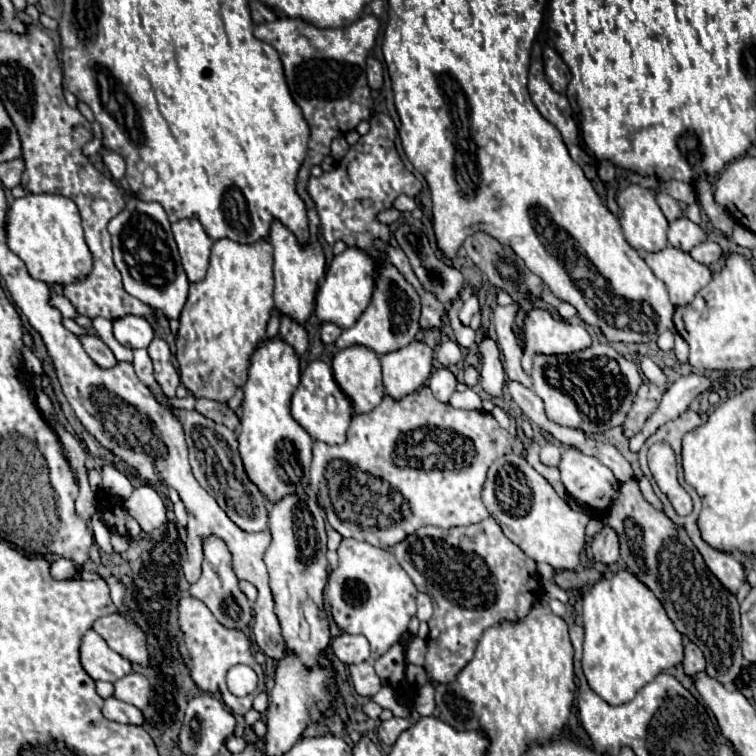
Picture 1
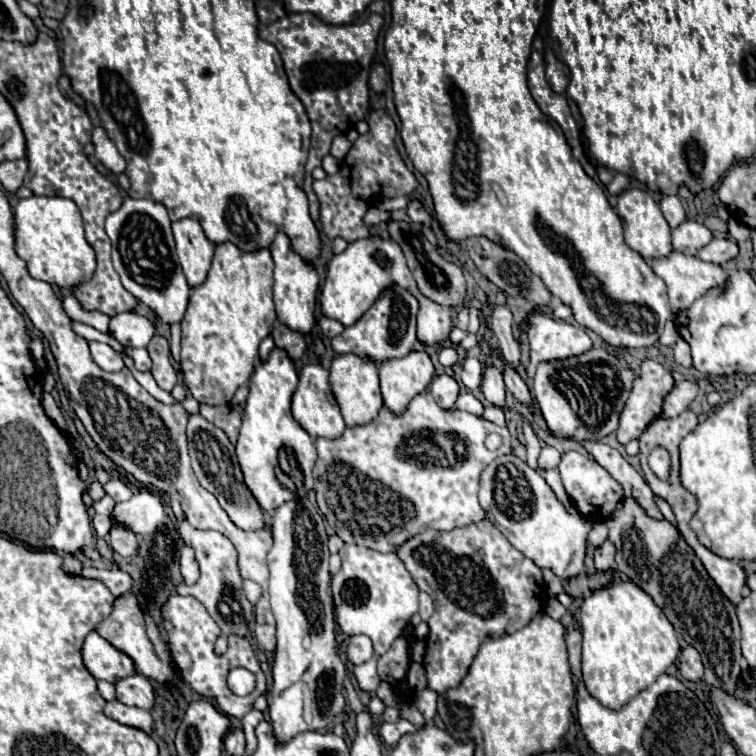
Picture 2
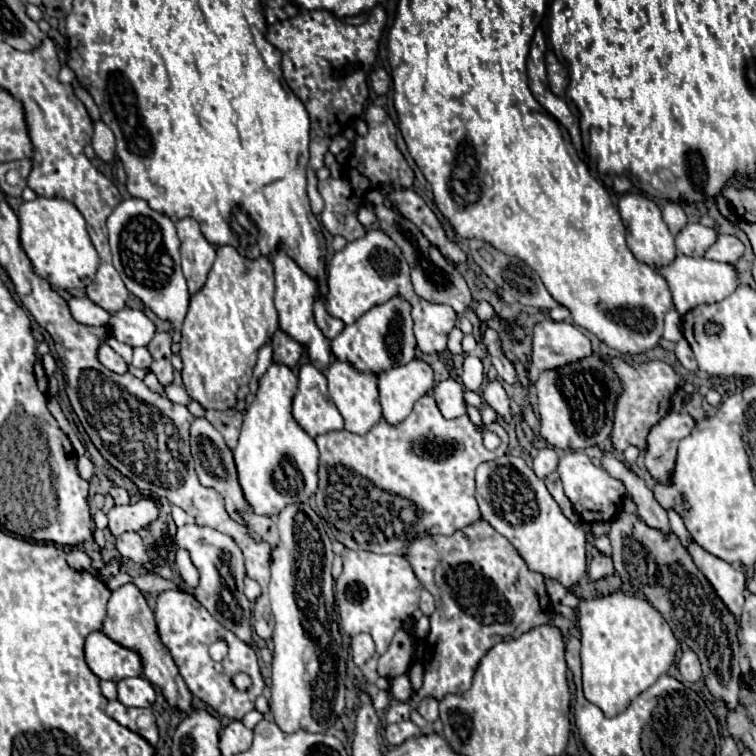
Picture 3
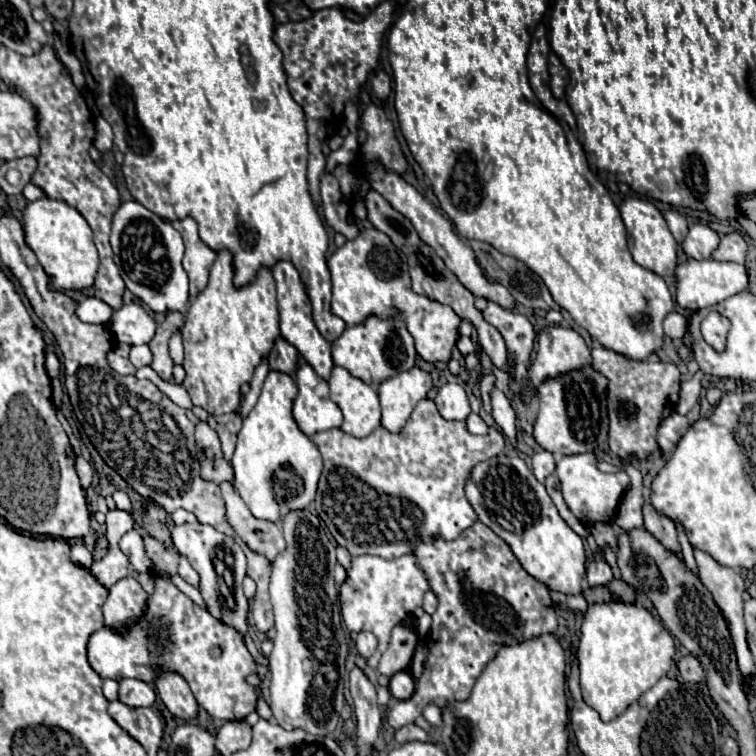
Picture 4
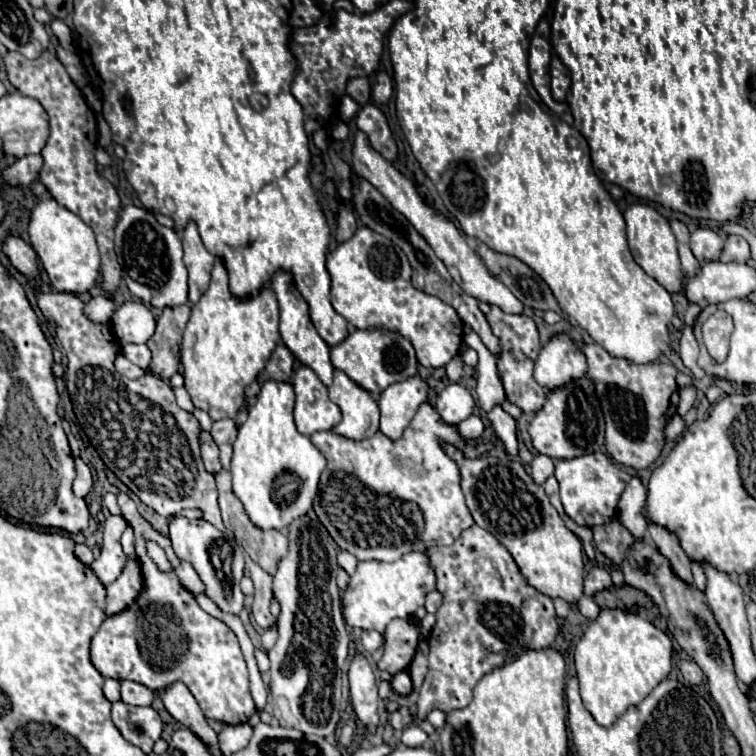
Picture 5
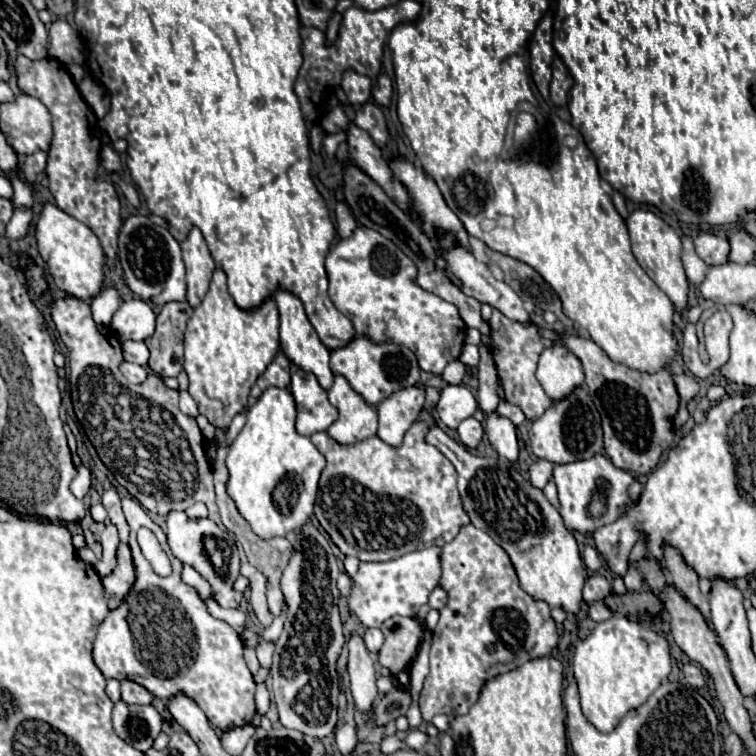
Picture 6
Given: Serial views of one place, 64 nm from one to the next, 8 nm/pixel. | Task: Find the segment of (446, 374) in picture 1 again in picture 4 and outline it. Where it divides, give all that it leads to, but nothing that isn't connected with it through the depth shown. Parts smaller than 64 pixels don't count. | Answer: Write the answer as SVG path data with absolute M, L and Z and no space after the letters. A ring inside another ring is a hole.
M446 382L436 396L436 406L446 420L466 420L470 414L470 404L466 390L456 382Z

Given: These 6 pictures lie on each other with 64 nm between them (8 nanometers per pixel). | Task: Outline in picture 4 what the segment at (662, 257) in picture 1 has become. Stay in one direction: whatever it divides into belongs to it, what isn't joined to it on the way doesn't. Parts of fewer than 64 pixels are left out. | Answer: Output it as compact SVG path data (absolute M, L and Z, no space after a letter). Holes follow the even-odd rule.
M678 260L674 268L674 280L676 280L676 302L684 310L700 310L714 306L728 296L734 296L742 292L748 284L748 274L742 264L734 262L718 262L718 260Z

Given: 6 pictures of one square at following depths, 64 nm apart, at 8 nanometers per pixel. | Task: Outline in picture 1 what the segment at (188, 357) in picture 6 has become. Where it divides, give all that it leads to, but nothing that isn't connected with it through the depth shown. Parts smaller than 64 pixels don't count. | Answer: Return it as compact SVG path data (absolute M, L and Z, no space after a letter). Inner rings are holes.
M222 238L212 244L210 266L204 280L190 284L188 300L180 314L180 328L176 338L176 360L182 384L196 398L210 398L218 402L228 402L234 392L244 386L248 378L248 362L256 344L266 334L266 324L274 308L274 274L272 274L272 246L266 238L254 244L238 244L234 240Z

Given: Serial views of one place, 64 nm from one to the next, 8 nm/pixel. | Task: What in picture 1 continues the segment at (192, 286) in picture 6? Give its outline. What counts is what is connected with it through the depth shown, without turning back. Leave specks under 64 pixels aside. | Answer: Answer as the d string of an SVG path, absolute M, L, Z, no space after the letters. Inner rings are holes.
M186 218L172 224L174 240L180 250L182 266L190 282L200 282L208 270L208 258L212 248L212 238L204 232L200 220Z

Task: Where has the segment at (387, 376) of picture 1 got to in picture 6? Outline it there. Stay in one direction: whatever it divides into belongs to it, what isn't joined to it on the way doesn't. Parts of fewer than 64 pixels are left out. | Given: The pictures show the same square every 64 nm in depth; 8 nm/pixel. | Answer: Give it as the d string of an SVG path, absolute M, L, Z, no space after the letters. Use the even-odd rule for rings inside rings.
M420 386L396 390L392 392L392 396L384 398L376 406L378 436L390 446L400 446L406 430L418 418L424 406L424 398L426 398L426 392Z

